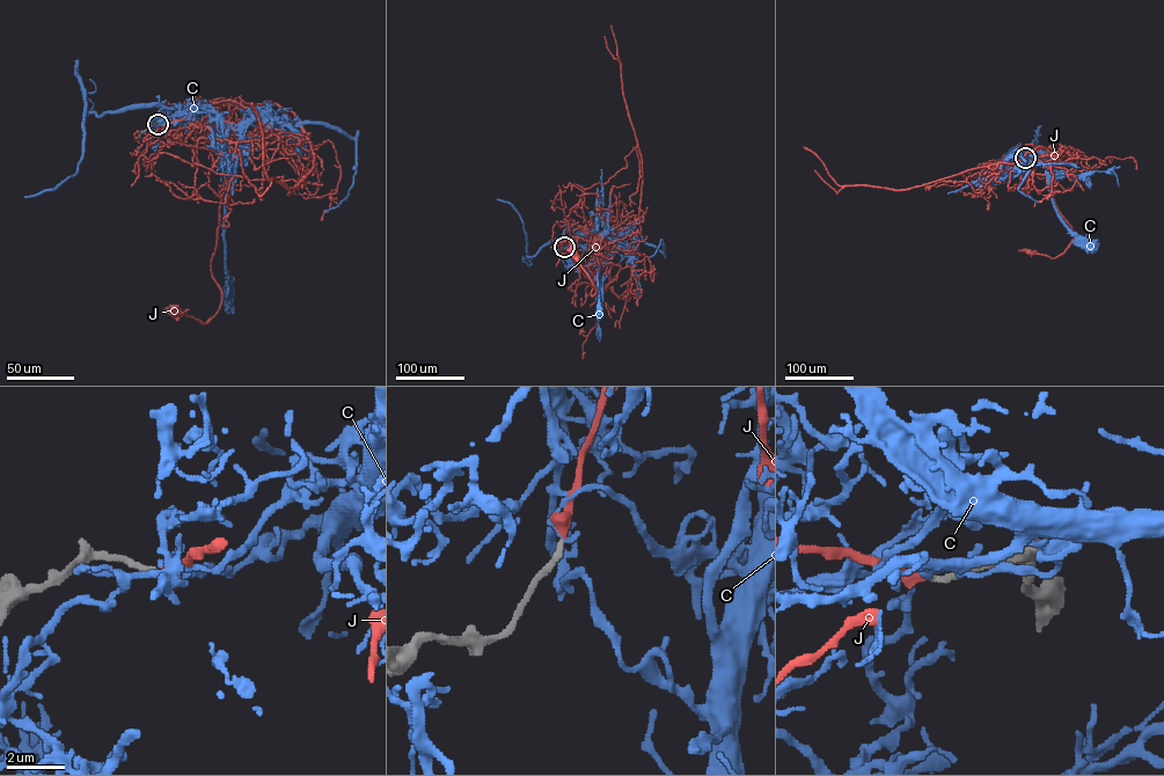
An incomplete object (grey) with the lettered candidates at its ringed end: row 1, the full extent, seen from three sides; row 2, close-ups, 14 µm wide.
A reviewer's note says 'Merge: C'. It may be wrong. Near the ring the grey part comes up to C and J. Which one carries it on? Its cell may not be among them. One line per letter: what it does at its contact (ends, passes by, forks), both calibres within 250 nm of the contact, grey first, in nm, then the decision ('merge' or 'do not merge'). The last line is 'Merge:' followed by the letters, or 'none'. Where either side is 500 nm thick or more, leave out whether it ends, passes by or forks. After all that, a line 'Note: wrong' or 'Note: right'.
C: it ends there; 200 nm thick on the grey side, 150 nm on the other; do not merge
J: it ends there; 200 nm thick on the grey side, 440 nm on the other; merge
Merge: J
Note: wrong

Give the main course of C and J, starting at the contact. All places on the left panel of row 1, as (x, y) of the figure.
C: (158, 124), (174, 108), (198, 105), (226, 132), (224, 254), (228, 297)
J: (158, 124), (168, 123), (170, 141), (234, 149), (222, 156), (211, 263), (219, 309), (203, 323), (174, 310)

